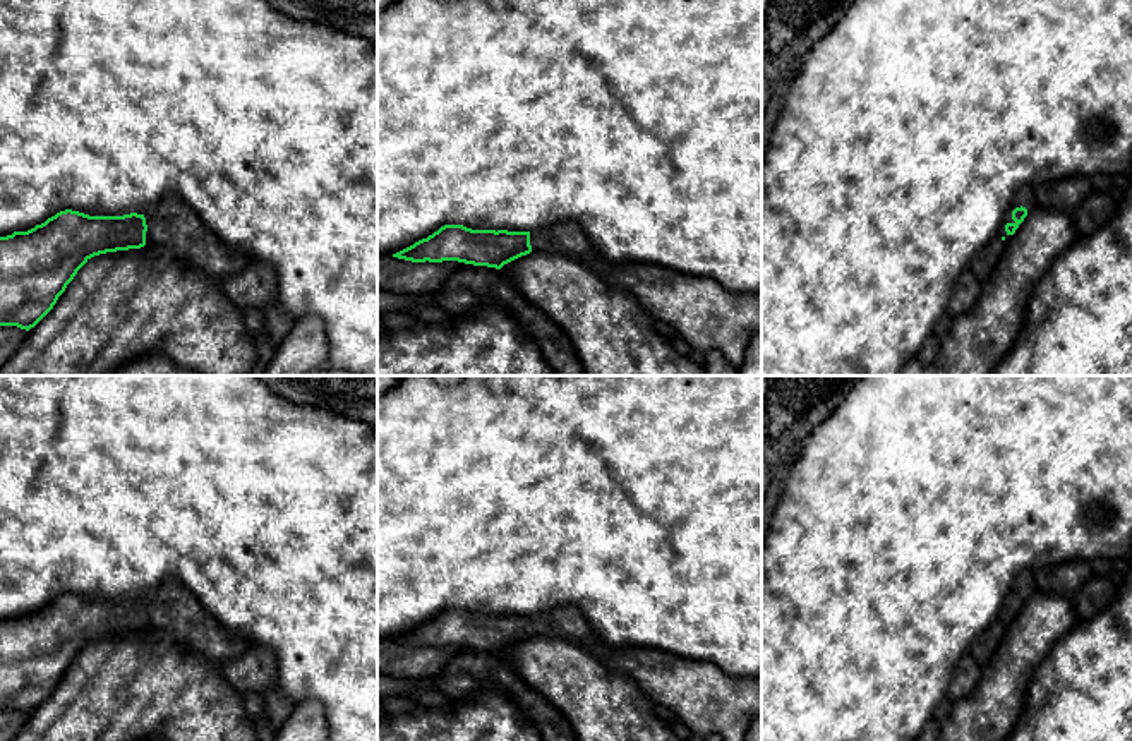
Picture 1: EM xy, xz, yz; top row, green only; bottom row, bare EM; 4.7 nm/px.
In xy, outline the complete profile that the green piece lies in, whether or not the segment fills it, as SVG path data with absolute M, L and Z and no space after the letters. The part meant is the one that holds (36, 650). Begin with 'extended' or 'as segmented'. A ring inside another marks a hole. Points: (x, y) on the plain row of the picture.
extended; M175 578L144 599L89 600L65 593L27 616L0 621L0 710L17 710L29 715L53 693L67 669L91 642L144 630L172 633L180 645L218 664L254 647L244 636L228 631Z

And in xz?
extended; M573 605L533 616L444 609L393 642L412 647L458 645L501 654L532 635L556 636L587 648L605 667L631 676L653 705L672 710L695 734L744 741L753 720L762 715L762 676L729 676L710 662L650 647L612 647L597 636L588 619Z

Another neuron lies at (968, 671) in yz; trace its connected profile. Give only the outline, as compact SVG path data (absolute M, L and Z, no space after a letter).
M966 652L952 676L947 696L952 702L966 698L976 686L981 676L981 666Z

